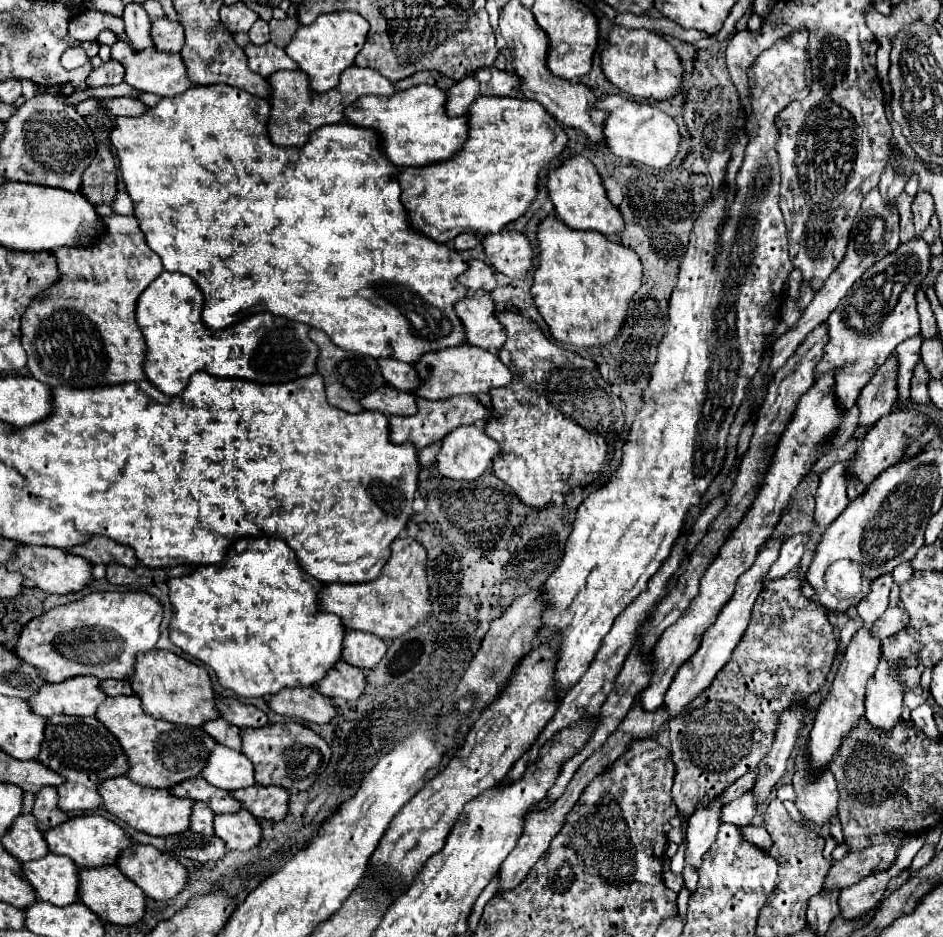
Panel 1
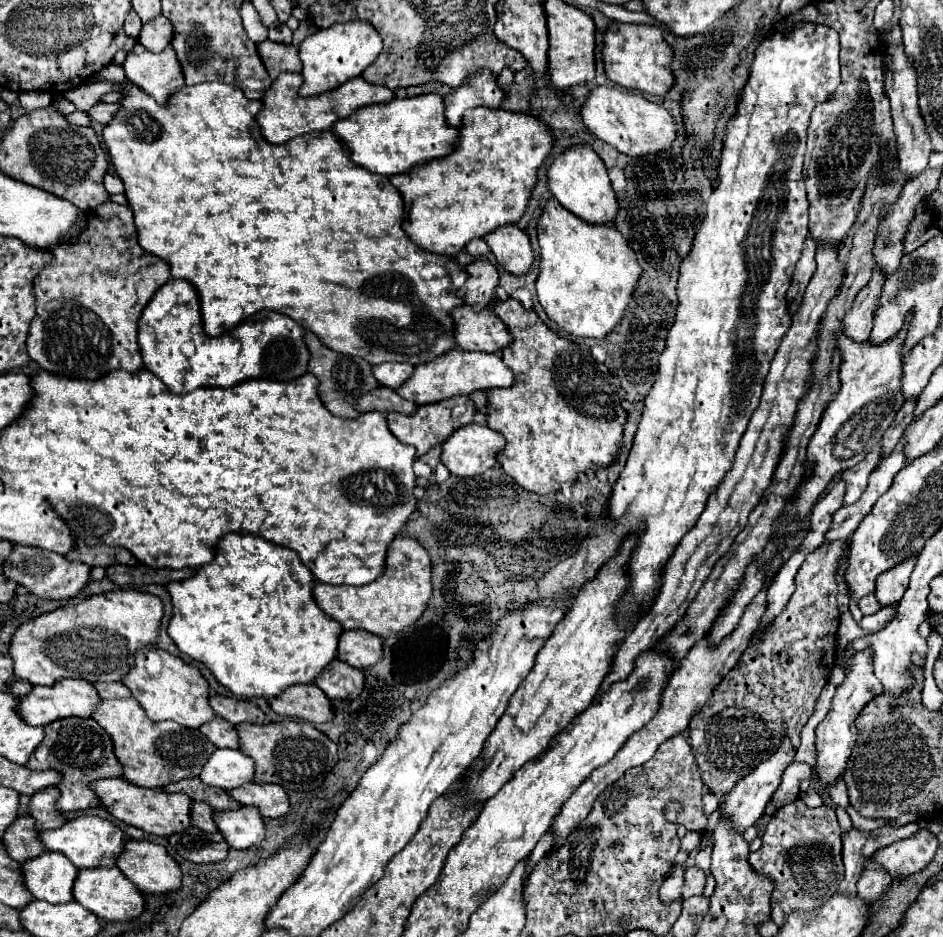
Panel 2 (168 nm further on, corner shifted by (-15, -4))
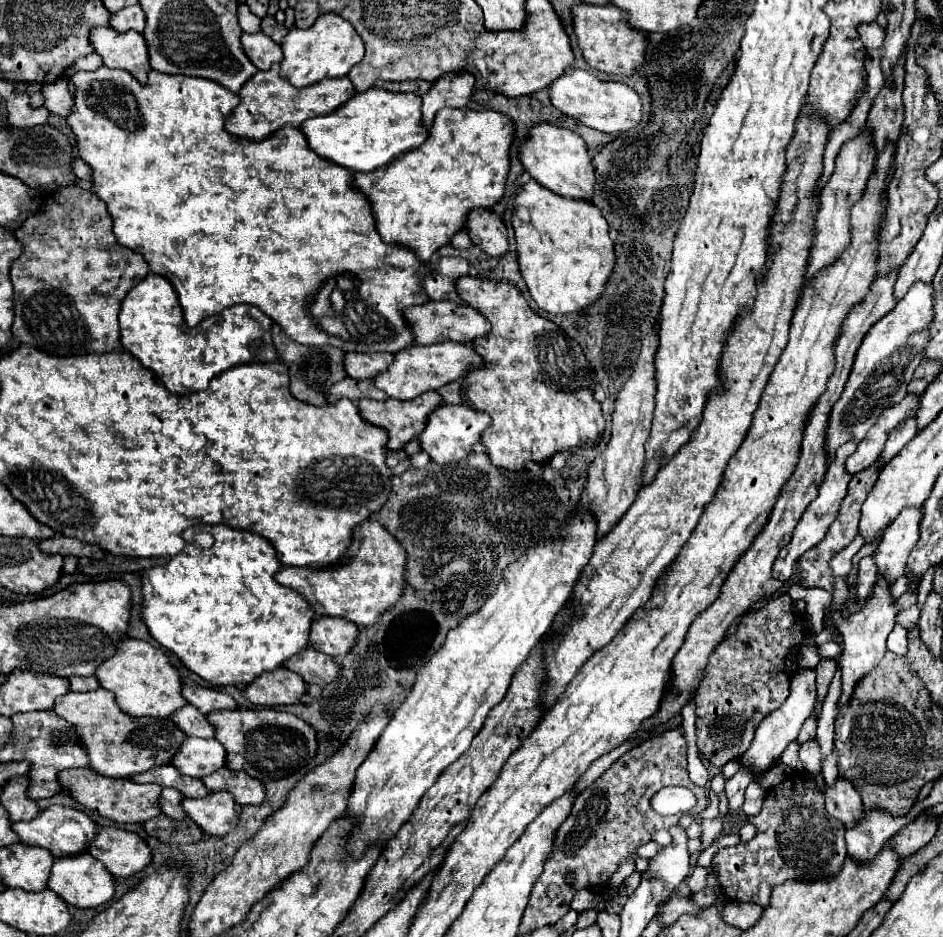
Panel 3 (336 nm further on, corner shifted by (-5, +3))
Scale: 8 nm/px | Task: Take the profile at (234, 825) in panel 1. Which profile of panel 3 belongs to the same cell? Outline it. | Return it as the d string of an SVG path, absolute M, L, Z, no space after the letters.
M228 791L212 793L206 799L184 799L182 807L206 835L214 837L228 835L240 821L240 807Z

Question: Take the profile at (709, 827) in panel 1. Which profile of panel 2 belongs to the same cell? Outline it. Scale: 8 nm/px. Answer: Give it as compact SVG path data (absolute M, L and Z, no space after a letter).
M782 738L782 744L778 746L778 750L776 750L768 760L760 762L748 776L744 776L744 778L736 784L736 788L730 790L730 794L728 794L728 798L726 798L726 804L724 804L724 814L732 814L732 822L734 822L736 832L744 832L744 830L750 828L758 818L762 818L768 800L772 798L772 794L776 792L776 788L778 788L780 782L782 782L784 770L786 770L788 764L794 760L794 754L796 754L796 748L792 746L790 738Z

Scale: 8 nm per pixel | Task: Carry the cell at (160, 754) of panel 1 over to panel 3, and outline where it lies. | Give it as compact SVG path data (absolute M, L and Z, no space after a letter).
M106 689L86 691L86 693L66 693L60 701L56 701L54 707L56 715L66 719L74 725L78 737L82 737L88 755L90 755L90 767L106 777L114 779L128 779L138 773L146 773L152 767L166 765L172 761L174 753L182 747L182 741L186 739L186 733L174 725L170 719L158 719L158 717L130 717L128 713L122 713L118 709L114 693Z

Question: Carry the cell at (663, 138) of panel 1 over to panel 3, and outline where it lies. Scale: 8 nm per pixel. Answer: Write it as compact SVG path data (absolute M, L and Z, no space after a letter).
M572 69L558 77L550 85L550 99L564 115L602 133L624 133L642 121L642 101L632 87L618 81L600 81L582 69Z

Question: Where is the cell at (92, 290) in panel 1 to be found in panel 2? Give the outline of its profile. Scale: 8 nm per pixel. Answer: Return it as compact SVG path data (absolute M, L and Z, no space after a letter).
M106 202L86 212L86 230L70 242L52 244L52 262L34 278L36 316L28 330L26 350L40 368L68 378L102 378L112 370L138 372L144 368L138 348L138 320L154 292L170 280L170 268L158 256L140 248L132 210L124 204Z

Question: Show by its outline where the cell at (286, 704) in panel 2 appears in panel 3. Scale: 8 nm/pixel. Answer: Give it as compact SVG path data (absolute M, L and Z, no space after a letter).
M276 669L274 673L262 673L258 681L246 687L244 695L258 707L284 707L298 705L306 695L306 681L288 669Z

